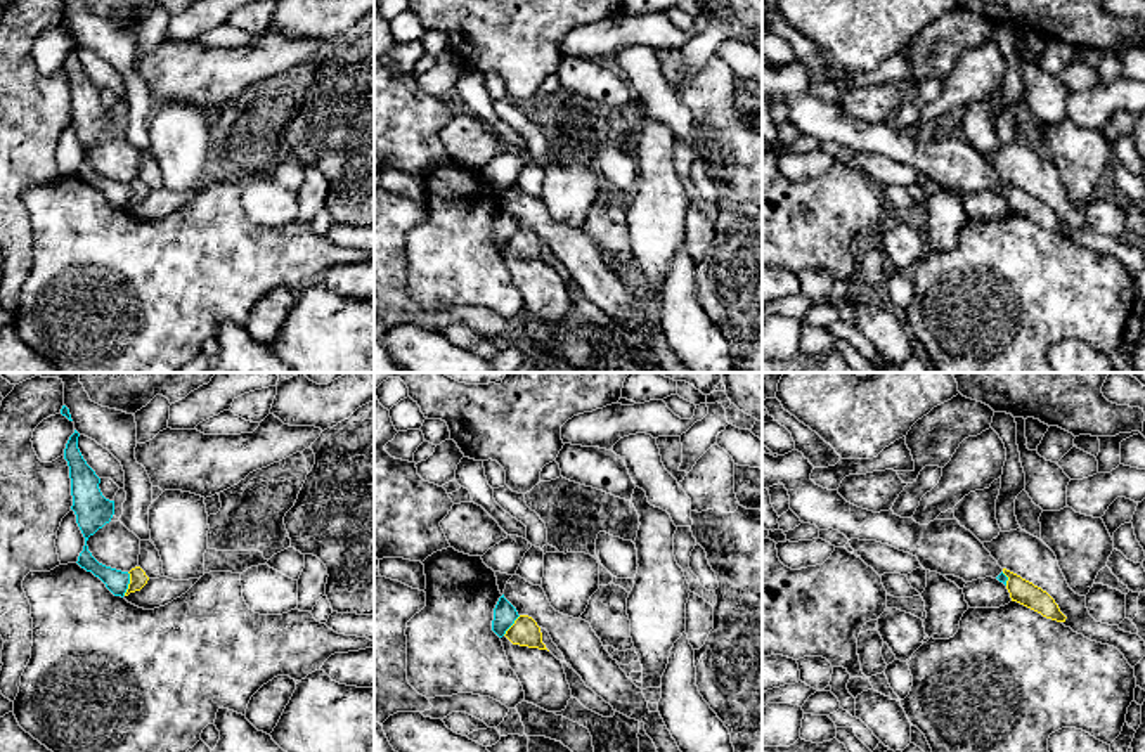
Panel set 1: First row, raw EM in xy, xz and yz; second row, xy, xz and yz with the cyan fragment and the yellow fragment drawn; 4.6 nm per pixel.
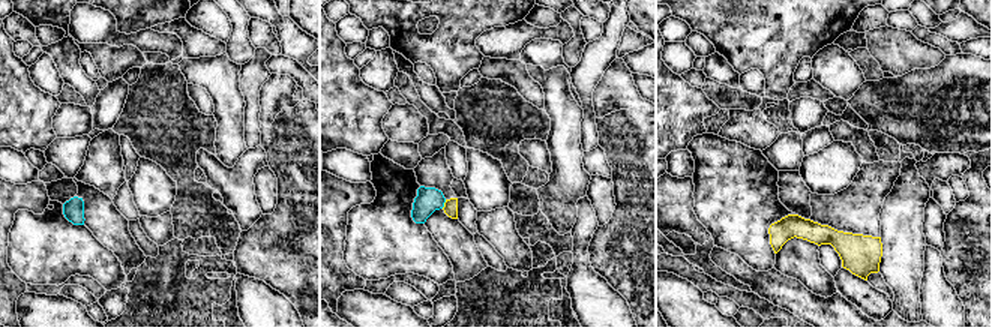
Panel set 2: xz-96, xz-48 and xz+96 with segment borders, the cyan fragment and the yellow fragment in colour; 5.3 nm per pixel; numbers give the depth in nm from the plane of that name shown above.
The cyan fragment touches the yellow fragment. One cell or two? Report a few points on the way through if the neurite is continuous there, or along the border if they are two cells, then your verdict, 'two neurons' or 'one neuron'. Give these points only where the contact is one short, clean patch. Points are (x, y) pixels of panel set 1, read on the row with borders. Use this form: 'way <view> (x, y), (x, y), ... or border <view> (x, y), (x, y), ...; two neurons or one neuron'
border xy (129, 572), (129, 588), (123, 595); two neurons

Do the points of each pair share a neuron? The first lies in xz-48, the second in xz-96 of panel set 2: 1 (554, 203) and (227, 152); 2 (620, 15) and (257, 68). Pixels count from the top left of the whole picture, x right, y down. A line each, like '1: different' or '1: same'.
1: same
2: same

